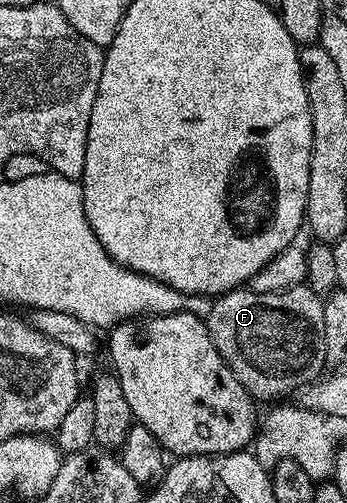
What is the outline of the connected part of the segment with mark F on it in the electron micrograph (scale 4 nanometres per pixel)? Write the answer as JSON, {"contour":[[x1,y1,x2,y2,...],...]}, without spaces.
{"contour":[[246,287,214,297,207,329,229,370,256,401,275,400,314,384,328,367,324,301,312,288,253,292]]}

